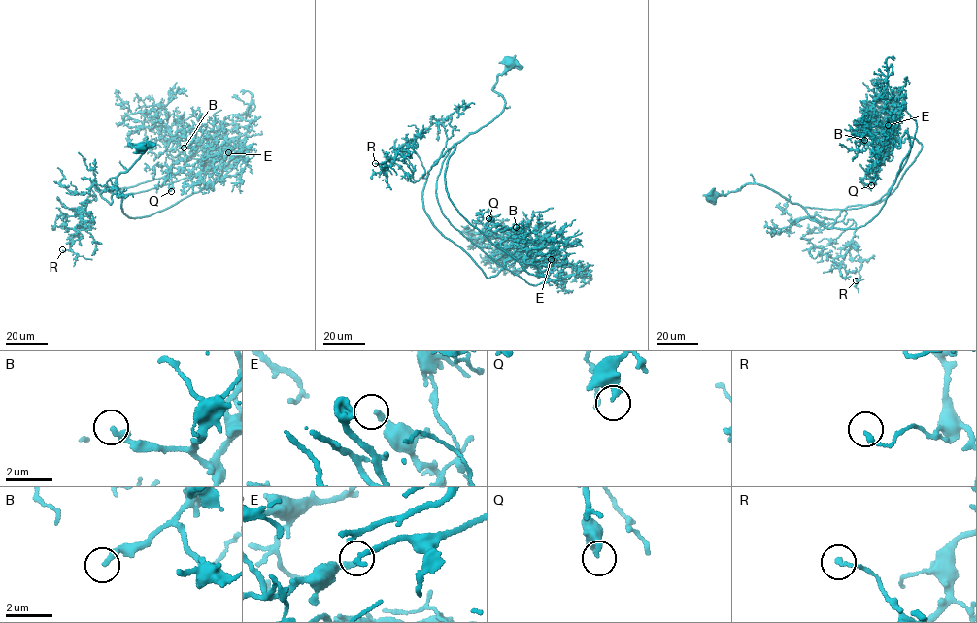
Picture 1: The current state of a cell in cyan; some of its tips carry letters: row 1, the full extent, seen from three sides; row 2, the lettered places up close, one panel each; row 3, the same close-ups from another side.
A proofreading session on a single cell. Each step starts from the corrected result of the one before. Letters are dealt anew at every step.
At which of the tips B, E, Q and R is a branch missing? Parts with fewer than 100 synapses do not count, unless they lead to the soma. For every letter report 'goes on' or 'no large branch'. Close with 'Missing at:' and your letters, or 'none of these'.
B: no large branch
E: goes on
Q: no large branch
R: no large branch
Missing at: E

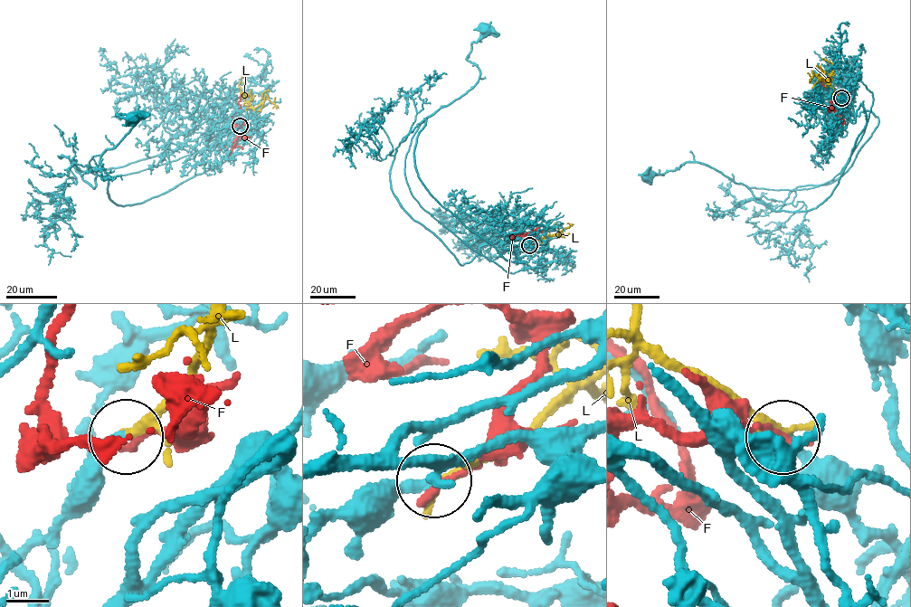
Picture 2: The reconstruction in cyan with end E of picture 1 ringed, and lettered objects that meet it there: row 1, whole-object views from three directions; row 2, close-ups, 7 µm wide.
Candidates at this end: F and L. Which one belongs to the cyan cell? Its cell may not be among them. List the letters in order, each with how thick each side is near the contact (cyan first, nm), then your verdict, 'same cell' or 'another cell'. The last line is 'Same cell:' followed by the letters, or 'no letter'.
F: 240/180 nm | another cell
L: 240/180 nm | same cell
Same cell: L

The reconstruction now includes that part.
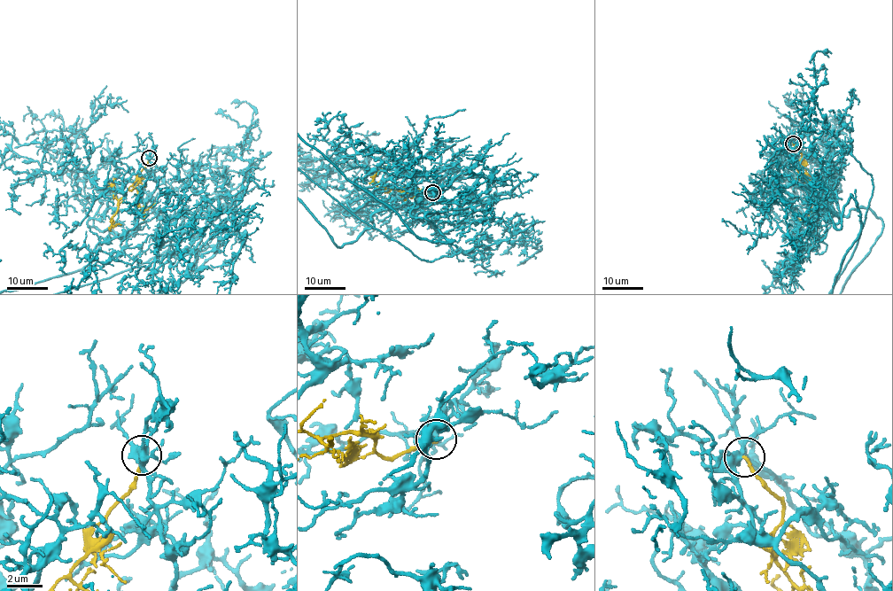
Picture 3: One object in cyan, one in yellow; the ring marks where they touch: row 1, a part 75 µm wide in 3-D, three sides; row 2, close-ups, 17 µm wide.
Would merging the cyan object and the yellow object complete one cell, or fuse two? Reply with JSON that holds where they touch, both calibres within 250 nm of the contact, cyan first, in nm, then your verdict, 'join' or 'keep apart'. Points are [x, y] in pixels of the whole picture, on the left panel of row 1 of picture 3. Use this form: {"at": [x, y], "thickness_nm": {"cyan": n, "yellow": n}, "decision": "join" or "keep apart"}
{"at": [149, 158], "thickness_nm": {"cyan": 400, "yellow": 160}, "decision": "keep apart"}

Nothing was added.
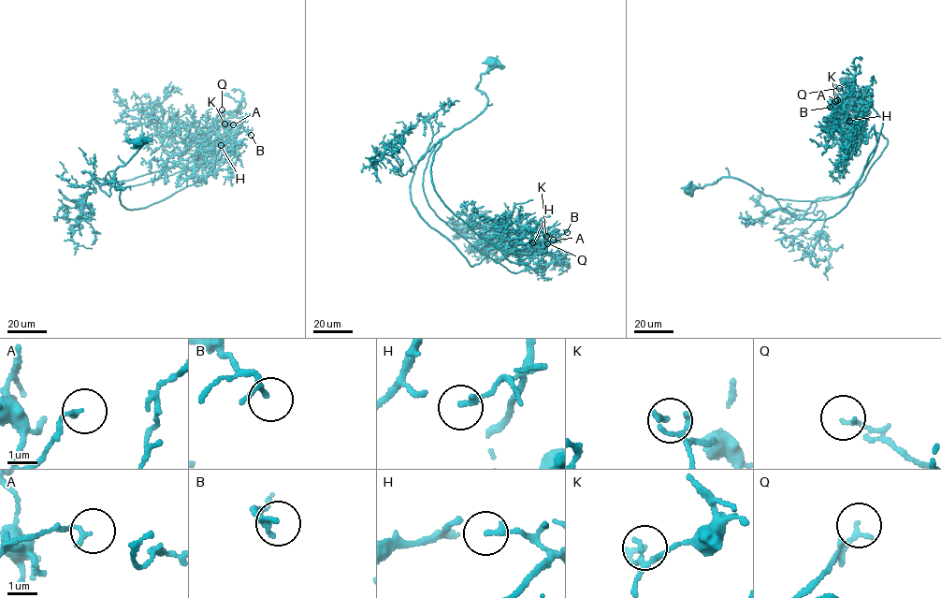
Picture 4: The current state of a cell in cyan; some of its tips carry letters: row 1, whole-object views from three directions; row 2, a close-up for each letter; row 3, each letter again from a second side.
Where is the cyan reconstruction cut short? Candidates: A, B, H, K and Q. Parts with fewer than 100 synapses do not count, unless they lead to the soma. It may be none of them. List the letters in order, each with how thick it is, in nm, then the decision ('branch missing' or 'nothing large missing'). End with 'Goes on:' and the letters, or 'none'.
A: 160 nm thick; nothing large missing
B: 120 nm thick; nothing large missing
H: 130 nm thick; nothing large missing
K: 160 nm thick; nothing large missing
Q: 140 nm thick; nothing large missing
Goes on: none

